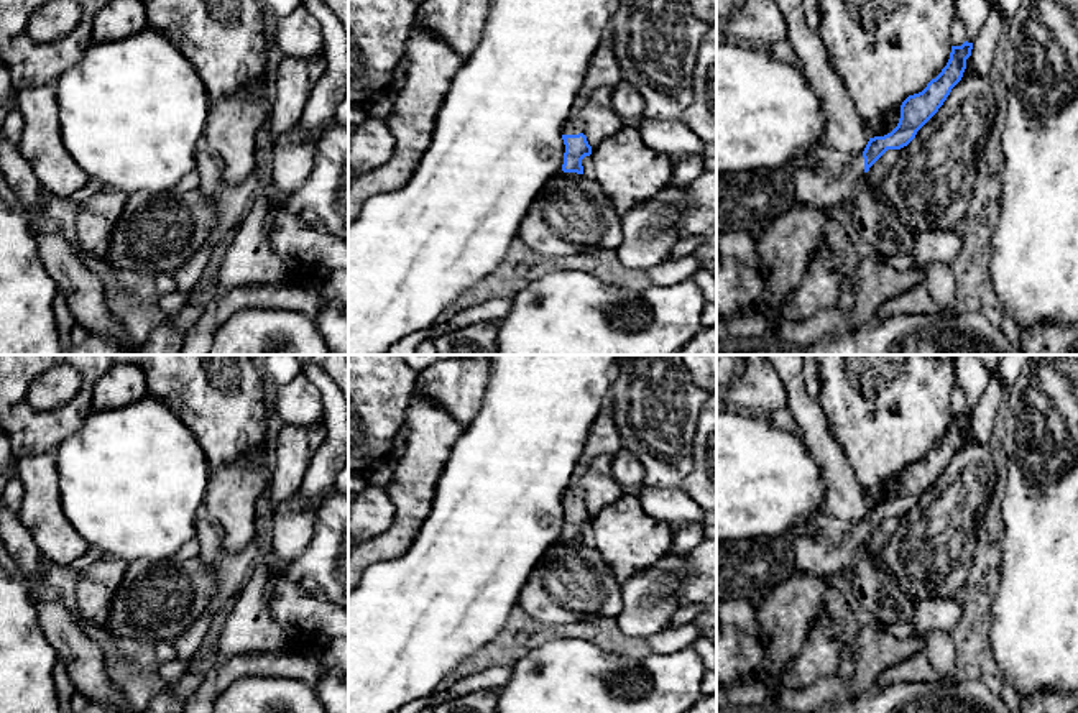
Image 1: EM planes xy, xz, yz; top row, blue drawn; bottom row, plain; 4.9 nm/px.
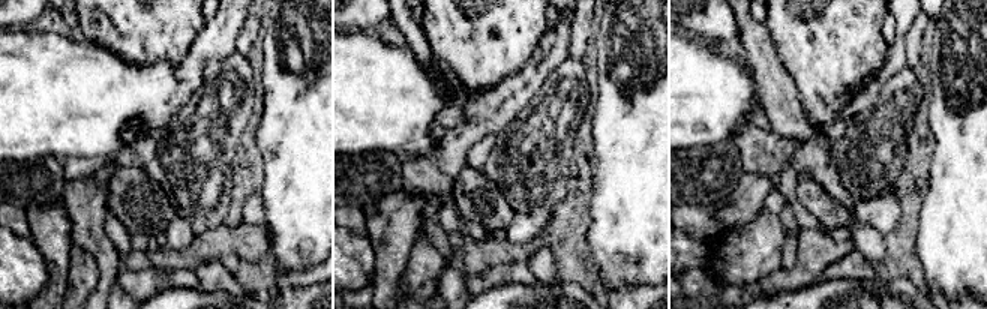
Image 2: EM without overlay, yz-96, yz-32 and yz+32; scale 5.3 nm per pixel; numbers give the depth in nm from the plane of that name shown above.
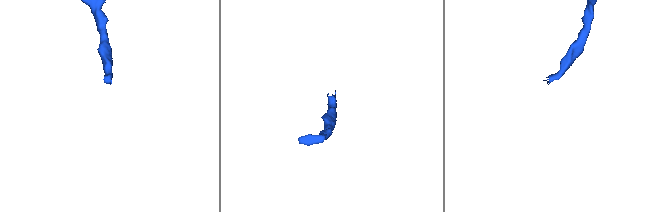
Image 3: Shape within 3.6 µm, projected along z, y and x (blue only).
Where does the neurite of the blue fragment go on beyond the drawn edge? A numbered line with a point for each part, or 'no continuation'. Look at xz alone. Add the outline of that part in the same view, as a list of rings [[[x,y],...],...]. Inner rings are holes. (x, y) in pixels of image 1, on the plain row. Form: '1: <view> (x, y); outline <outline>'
1: xz (603, 437); outline [[[605,404],[587,435],[583,455],[575,468],[575,478],[565,491],[562,503],[582,501],[578,480],[592,468],[592,460],[603,453],[615,455],[620,448],[620,432],[613,421],[610,406]]]

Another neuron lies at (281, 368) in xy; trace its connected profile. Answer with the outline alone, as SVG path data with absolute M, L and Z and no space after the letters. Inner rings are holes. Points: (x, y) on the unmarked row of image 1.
M266 355L260 368L265 376L281 386L302 371L302 363L294 355Z

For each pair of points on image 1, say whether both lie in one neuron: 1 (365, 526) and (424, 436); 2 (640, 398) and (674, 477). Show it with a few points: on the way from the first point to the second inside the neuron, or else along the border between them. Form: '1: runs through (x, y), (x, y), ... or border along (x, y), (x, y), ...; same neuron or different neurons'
1: border along (388, 490), (393, 521), (382, 531); different neurons
2: runs through (638, 419), (638, 447), (653, 462); same neuron

